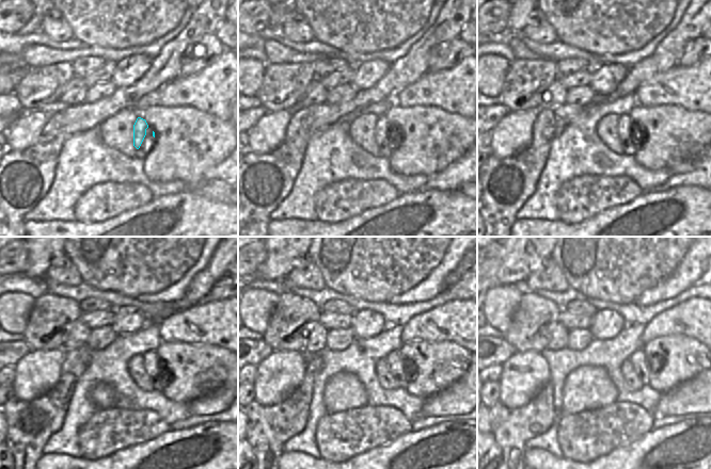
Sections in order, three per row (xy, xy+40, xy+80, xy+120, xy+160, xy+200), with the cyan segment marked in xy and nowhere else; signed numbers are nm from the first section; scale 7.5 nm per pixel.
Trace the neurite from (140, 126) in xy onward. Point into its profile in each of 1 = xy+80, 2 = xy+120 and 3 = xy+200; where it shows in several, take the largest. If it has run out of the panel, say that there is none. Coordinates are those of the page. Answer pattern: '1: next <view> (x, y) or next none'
1: next xy+80 (628, 130)
2: next xy+120 (157, 369)
3: next xy+200 (640, 360)

